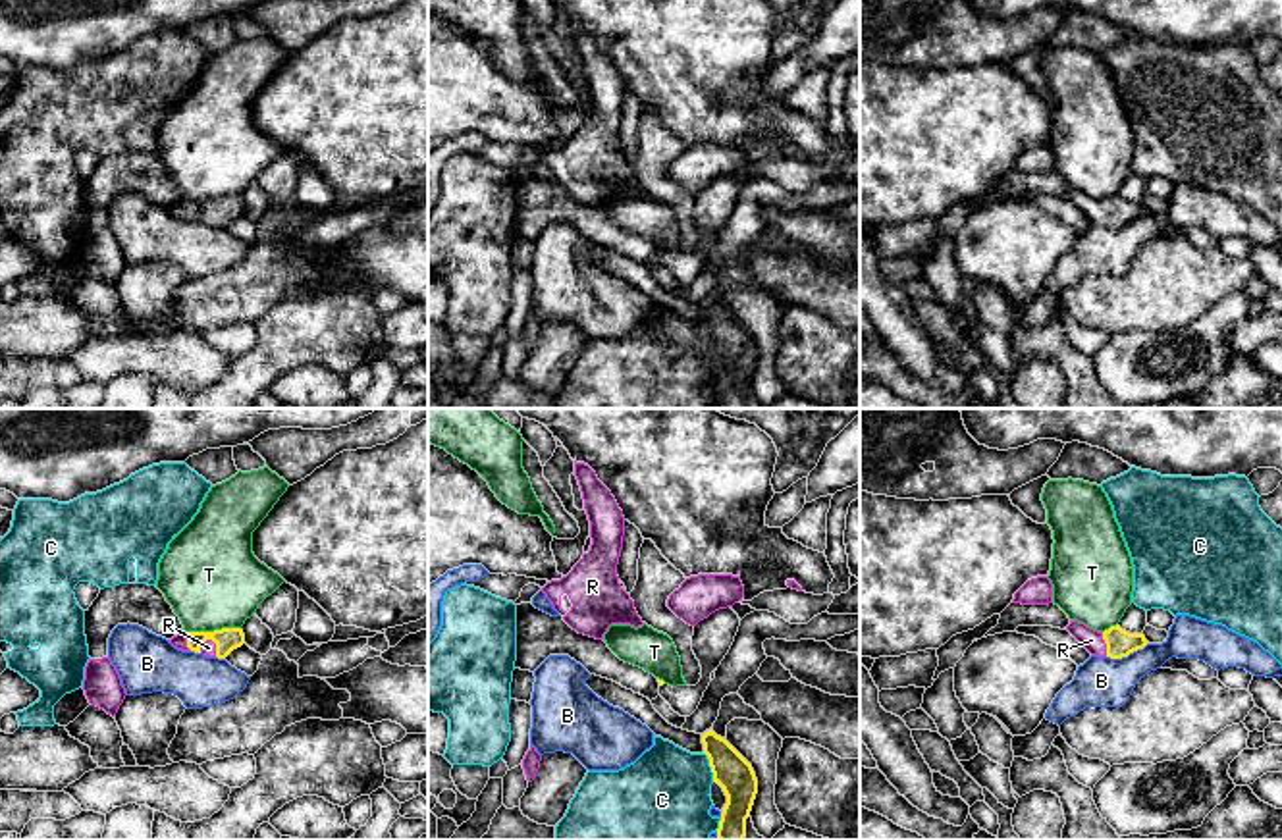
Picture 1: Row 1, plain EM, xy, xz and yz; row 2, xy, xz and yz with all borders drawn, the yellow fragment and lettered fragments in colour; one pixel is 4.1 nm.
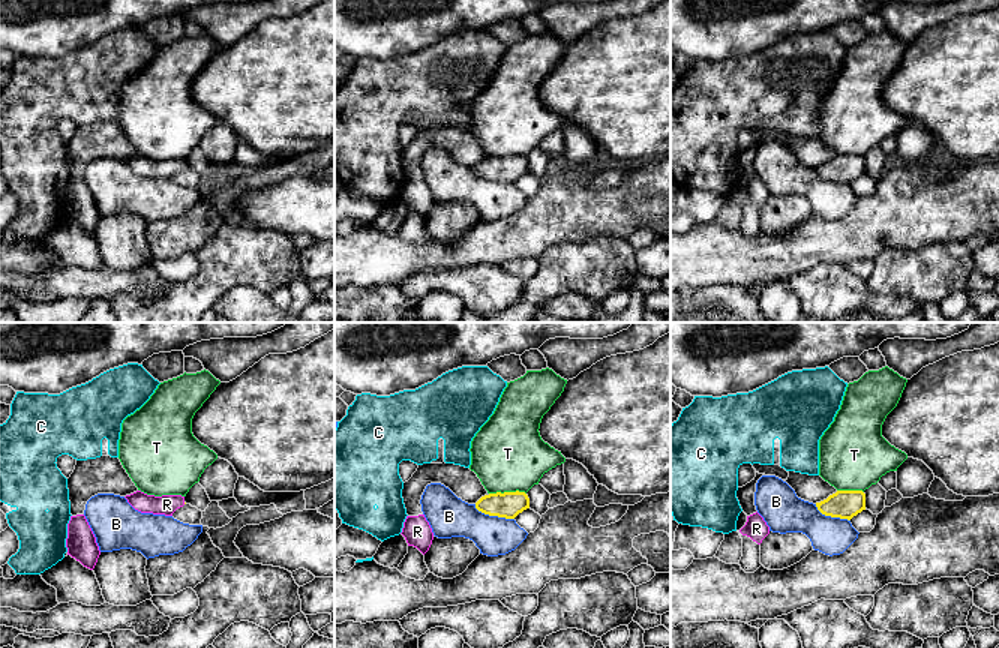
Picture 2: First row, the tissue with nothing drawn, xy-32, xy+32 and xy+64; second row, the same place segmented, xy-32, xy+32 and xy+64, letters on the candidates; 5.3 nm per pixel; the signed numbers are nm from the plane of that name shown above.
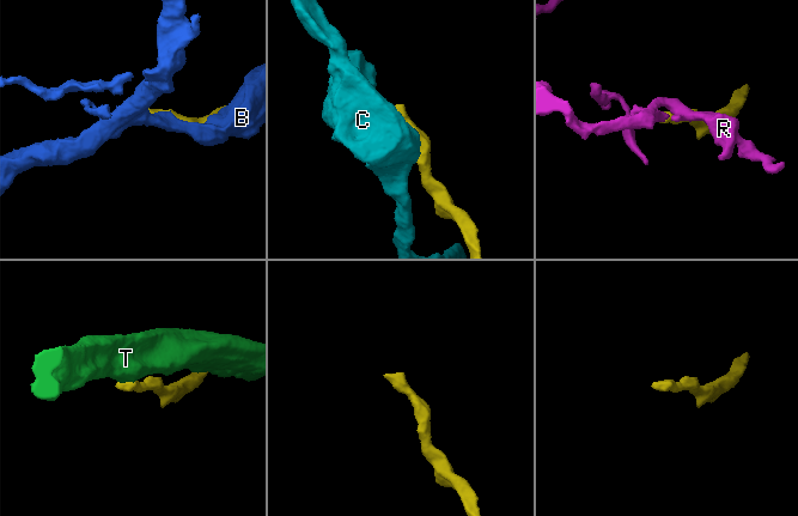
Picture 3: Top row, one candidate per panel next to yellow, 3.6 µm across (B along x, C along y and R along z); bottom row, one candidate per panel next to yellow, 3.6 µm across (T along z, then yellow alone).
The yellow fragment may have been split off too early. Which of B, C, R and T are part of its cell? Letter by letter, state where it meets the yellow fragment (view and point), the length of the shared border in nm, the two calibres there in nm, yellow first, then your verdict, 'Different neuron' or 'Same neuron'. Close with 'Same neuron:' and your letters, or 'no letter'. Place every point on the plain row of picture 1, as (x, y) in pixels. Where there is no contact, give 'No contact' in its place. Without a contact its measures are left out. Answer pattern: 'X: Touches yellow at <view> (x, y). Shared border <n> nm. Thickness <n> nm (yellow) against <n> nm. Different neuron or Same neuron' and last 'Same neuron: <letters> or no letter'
B: Touches yellow at yz (1126, 224). Shared border 190 nm. Thickness 110 nm (yellow) against 200 nm. Different neuron
C: Touches yellow at xz (710, 334). Shared border 130 nm. Thickness 160 nm (yellow) against 400 nm. Different neuron
R: Touches yellow at yz (1107, 212). Shared border 110 nm. Thickness 110 nm (yellow) against 90 nm. Same neuron
T: Touches yellow at xy (214, 199). Shared border 220 nm. Thickness 100 nm (yellow) against 400 nm. Different neuron
Same neuron: R

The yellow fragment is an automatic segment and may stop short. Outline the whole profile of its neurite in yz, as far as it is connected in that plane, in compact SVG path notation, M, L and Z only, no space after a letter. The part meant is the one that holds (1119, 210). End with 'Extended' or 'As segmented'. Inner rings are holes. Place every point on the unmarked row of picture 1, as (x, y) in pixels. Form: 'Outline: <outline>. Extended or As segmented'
Outline: M1070 189L1066 198L1091 222L1097 225L1122 227L1130 222L1143 218L1149 210L1143 202L1130 202L1118 193L1105 200L1097 200L1083 191Z. Extended

